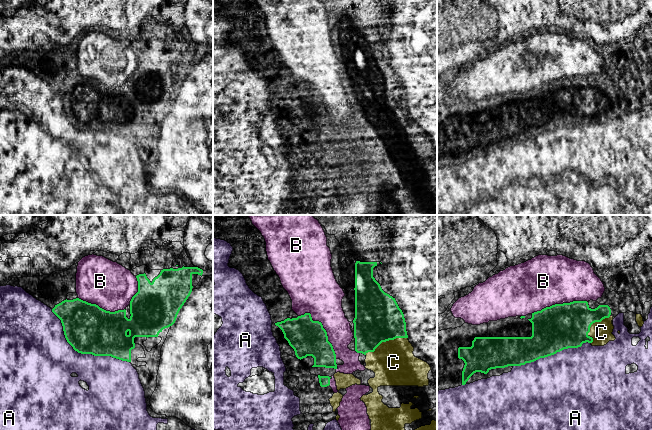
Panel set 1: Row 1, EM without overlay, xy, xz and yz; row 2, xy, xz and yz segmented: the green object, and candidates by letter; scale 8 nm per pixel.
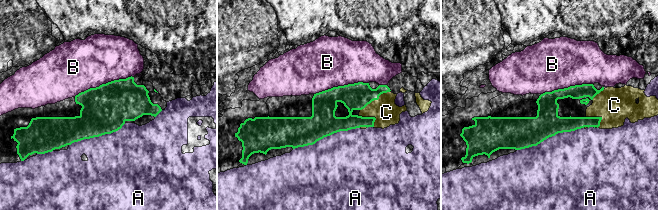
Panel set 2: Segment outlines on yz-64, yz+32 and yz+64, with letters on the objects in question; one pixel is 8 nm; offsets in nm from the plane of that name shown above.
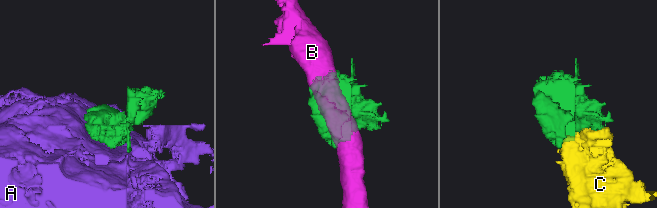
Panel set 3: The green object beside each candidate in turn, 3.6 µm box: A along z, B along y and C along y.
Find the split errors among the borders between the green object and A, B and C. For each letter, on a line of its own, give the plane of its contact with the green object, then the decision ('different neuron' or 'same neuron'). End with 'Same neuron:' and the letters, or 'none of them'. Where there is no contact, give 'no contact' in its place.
A: xy | different neuron
B: xz | different neuron
C: xz | same neuron
Same neuron: C

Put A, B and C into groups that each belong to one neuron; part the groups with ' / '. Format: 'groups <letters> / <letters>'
groups A / B / C

